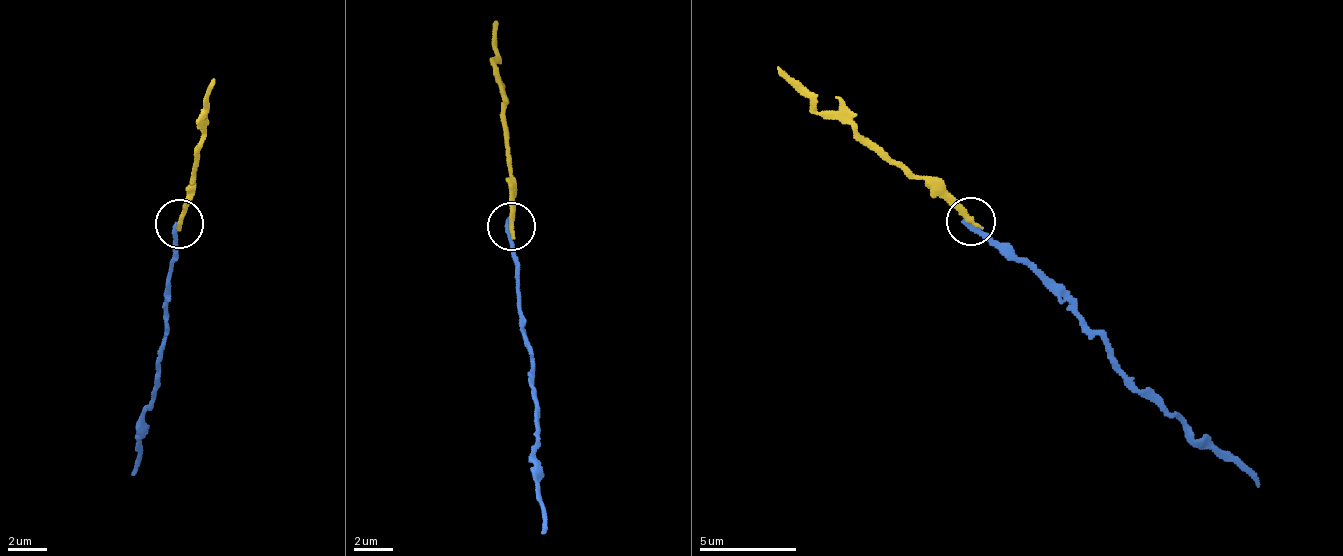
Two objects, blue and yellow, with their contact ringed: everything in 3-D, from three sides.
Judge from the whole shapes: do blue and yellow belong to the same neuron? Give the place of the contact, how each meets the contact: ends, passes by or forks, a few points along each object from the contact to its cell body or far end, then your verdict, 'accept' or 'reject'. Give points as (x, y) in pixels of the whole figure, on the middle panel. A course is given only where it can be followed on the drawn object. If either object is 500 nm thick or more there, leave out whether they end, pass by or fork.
place (511, 226); blue ends; yellow ends; course blue (507, 225), (536, 409), (540, 531); course yellow (512, 225), (495, 22); reject

